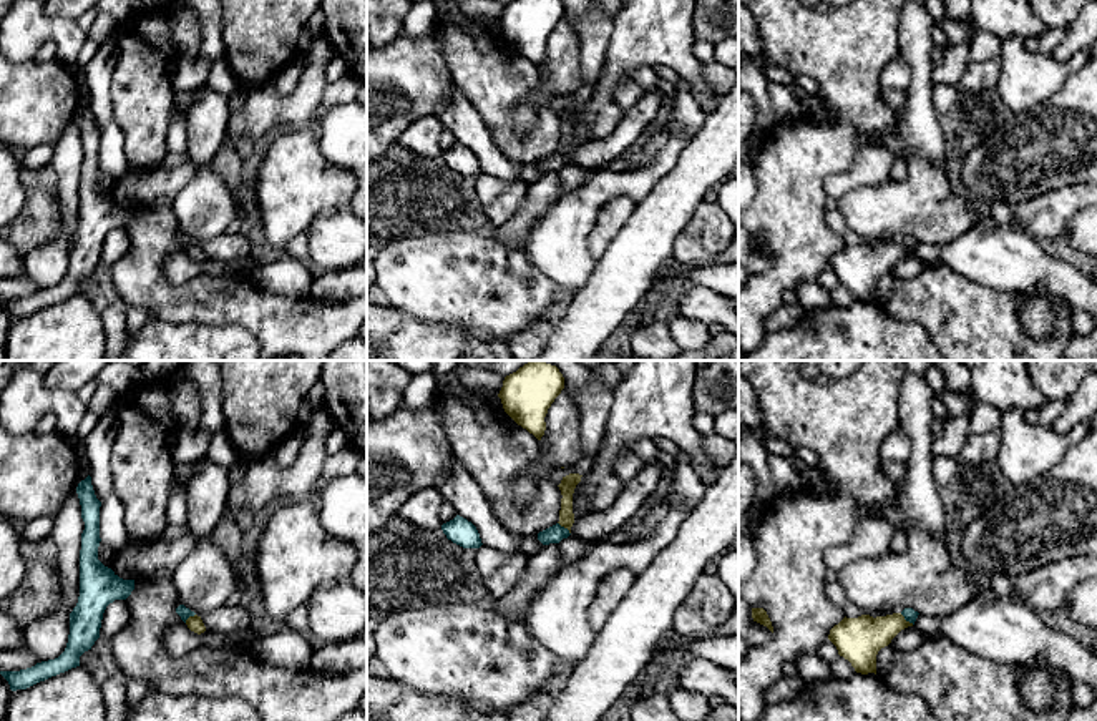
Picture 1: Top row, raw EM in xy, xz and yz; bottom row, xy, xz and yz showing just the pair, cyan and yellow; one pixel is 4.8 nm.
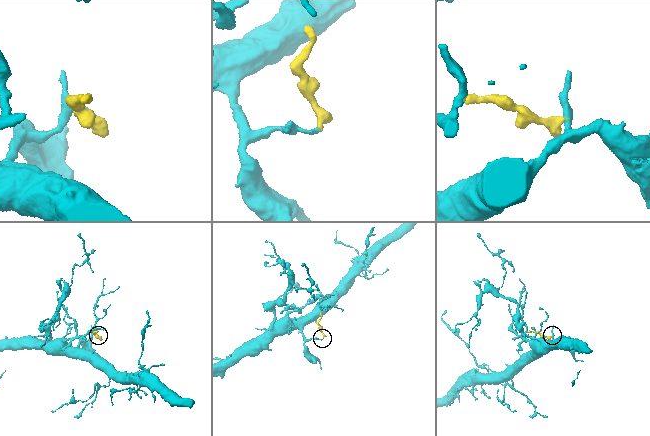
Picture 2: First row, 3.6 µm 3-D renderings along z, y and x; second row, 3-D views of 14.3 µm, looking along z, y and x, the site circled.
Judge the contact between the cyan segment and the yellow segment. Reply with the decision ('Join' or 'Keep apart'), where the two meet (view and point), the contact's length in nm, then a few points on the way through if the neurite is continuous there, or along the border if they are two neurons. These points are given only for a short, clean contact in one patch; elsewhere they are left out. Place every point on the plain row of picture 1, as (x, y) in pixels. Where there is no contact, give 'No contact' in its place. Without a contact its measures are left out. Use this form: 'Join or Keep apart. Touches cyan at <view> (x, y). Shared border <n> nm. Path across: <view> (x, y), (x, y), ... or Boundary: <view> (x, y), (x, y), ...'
Keep apart. Touches cyan at xz (563, 155). Shared border 90 nm. Boundary: xz (558, 150), (570, 161)

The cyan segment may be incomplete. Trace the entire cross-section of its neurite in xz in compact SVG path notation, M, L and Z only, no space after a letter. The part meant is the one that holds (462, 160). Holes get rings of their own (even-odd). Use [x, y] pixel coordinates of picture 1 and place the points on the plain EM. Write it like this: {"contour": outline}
{"contour": "M460 143L443 151L441 158L448 168L463 176L480 176L483 173L476 154Z"}

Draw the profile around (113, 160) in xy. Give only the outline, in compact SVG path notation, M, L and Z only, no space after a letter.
M111 120L100 135L100 166L116 179L129 173L129 164L123 148L123 131Z

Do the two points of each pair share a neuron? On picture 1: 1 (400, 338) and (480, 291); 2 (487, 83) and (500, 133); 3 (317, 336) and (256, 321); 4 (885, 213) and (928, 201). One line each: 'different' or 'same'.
1: different
2: same
3: same
4: same

